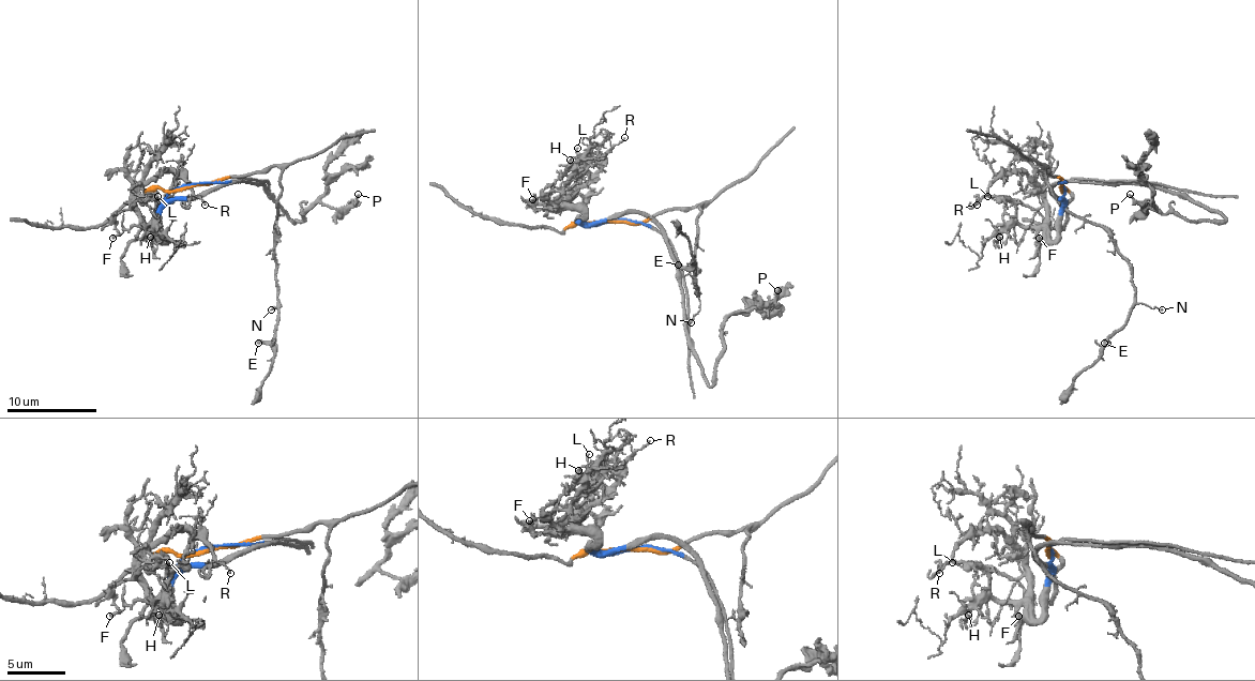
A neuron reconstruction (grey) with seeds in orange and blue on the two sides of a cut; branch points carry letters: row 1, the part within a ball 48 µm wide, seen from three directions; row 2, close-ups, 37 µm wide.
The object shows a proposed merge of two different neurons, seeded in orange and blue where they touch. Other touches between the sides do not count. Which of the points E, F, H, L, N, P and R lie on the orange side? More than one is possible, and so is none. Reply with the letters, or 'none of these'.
E, N

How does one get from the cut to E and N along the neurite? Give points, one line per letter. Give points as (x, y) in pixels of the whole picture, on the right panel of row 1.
E: (1061, 186), (1061, 180), (1046, 169), (1051, 194), (1073, 214), (1098, 223), (1131, 272), (1135, 305), (1104, 344)
N: (1061, 186), (1061, 180), (1046, 169), (1051, 194), (1108, 233), (1129, 266), (1138, 303), (1163, 311)

